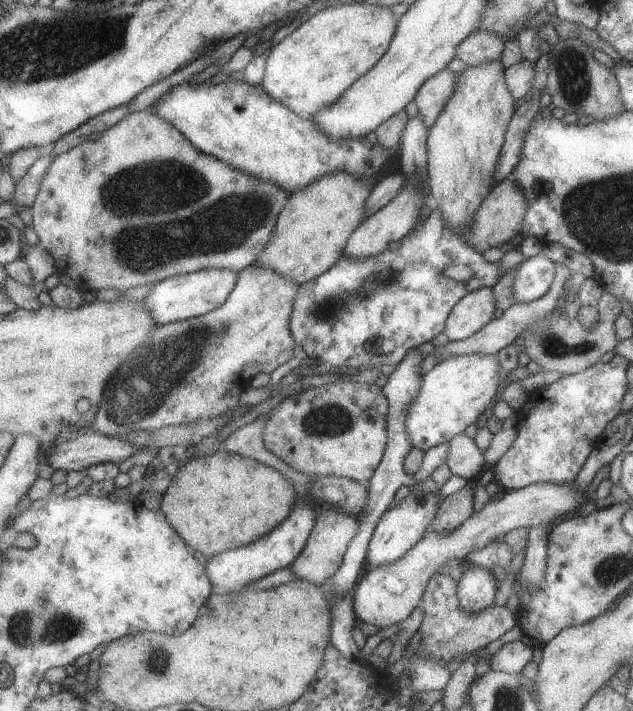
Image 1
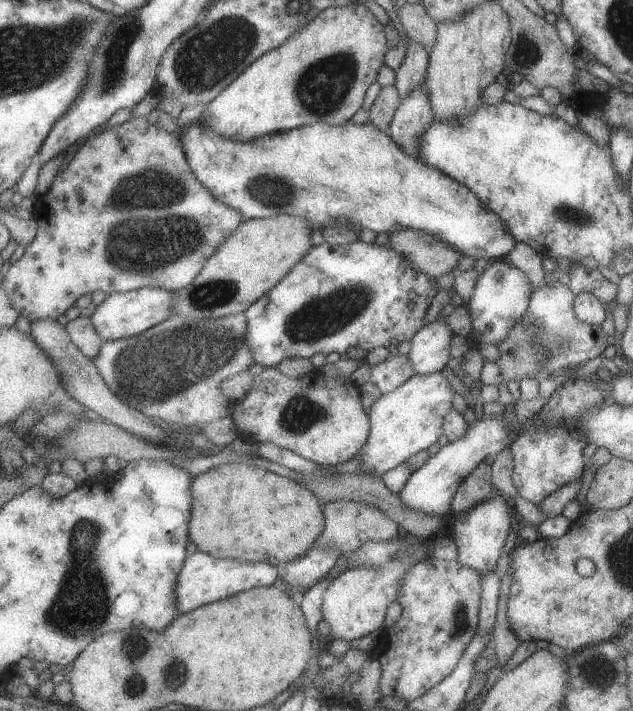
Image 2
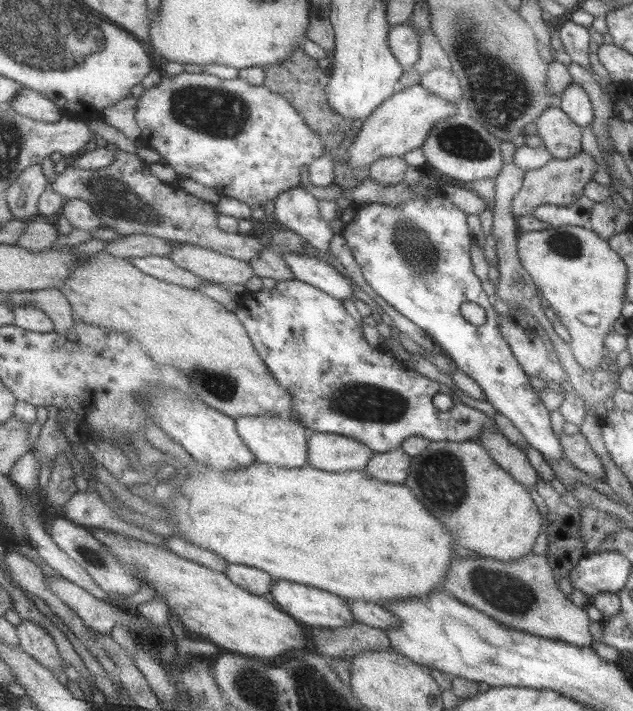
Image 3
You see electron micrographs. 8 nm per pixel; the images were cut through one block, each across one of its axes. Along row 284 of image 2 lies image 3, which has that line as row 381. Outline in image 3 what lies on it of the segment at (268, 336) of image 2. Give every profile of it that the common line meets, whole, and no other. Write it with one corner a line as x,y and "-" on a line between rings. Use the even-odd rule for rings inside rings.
294,278
291,279
289,298
283,298
281,302
277,300
277,306
277,324
275,316
271,314
273,310
261,312
255,298
251,300
251,306
247,306
247,302
241,302
235,314
245,325
255,349
266,362
267,368
275,374
279,385
291,393
294,398
294,412
298,412
300,422
310,433
325,432
348,436
367,445
373,453
387,453
401,449
403,443
414,436
424,436
437,442
465,442
479,440
485,431
497,431
492,416
461,402
452,388
423,376
380,348
373,348
367,342
363,328
347,312
343,300
323,292
323,289
315,285
311,286
-
439,393
449,394
454,400
452,409
442,412
433,404
435,394

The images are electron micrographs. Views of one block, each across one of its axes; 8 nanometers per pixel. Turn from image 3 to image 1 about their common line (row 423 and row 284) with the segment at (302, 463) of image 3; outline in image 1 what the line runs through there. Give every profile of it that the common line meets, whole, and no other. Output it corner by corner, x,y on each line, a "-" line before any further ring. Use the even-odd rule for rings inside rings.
254,263
239,273
238,285
223,306
197,318
159,326
155,334
111,376
93,430
108,437
124,437
132,432
211,420
223,412
240,408
243,391
251,386
259,372
271,374
295,356
297,342
291,330
291,316
299,290
301,284

